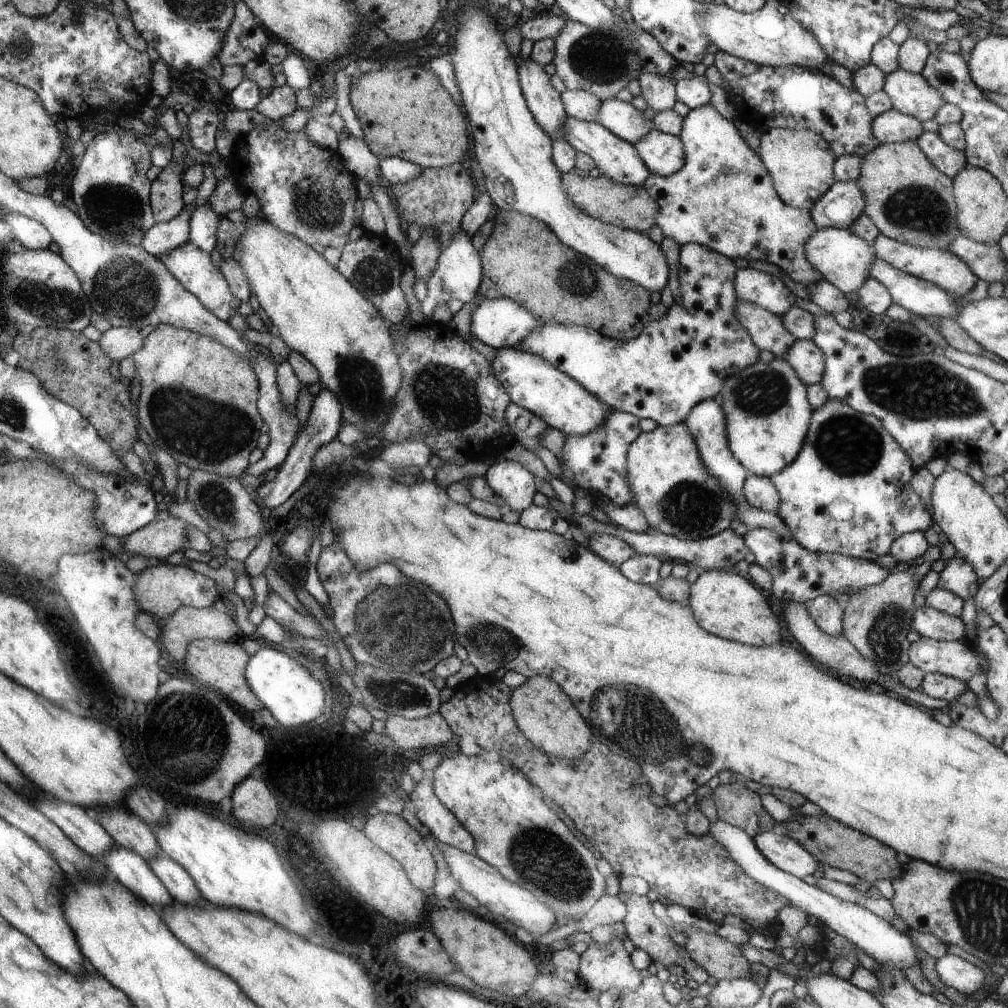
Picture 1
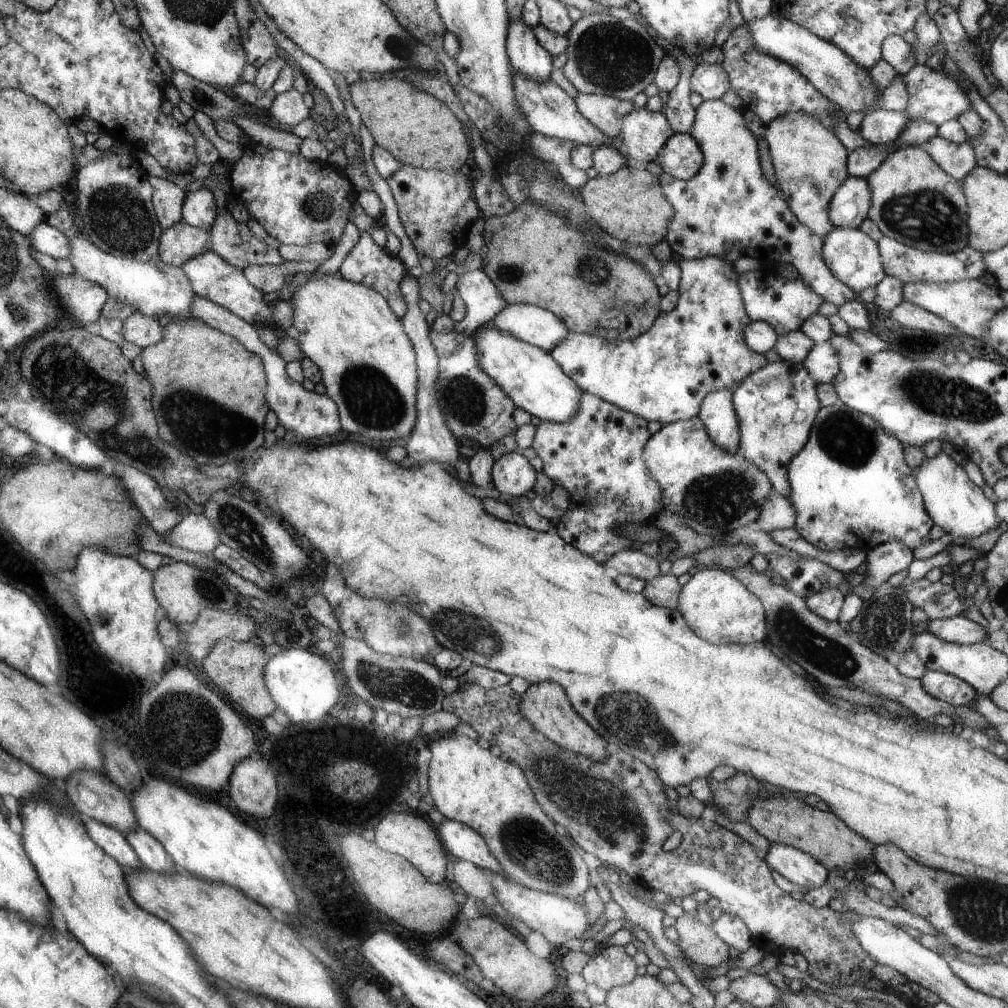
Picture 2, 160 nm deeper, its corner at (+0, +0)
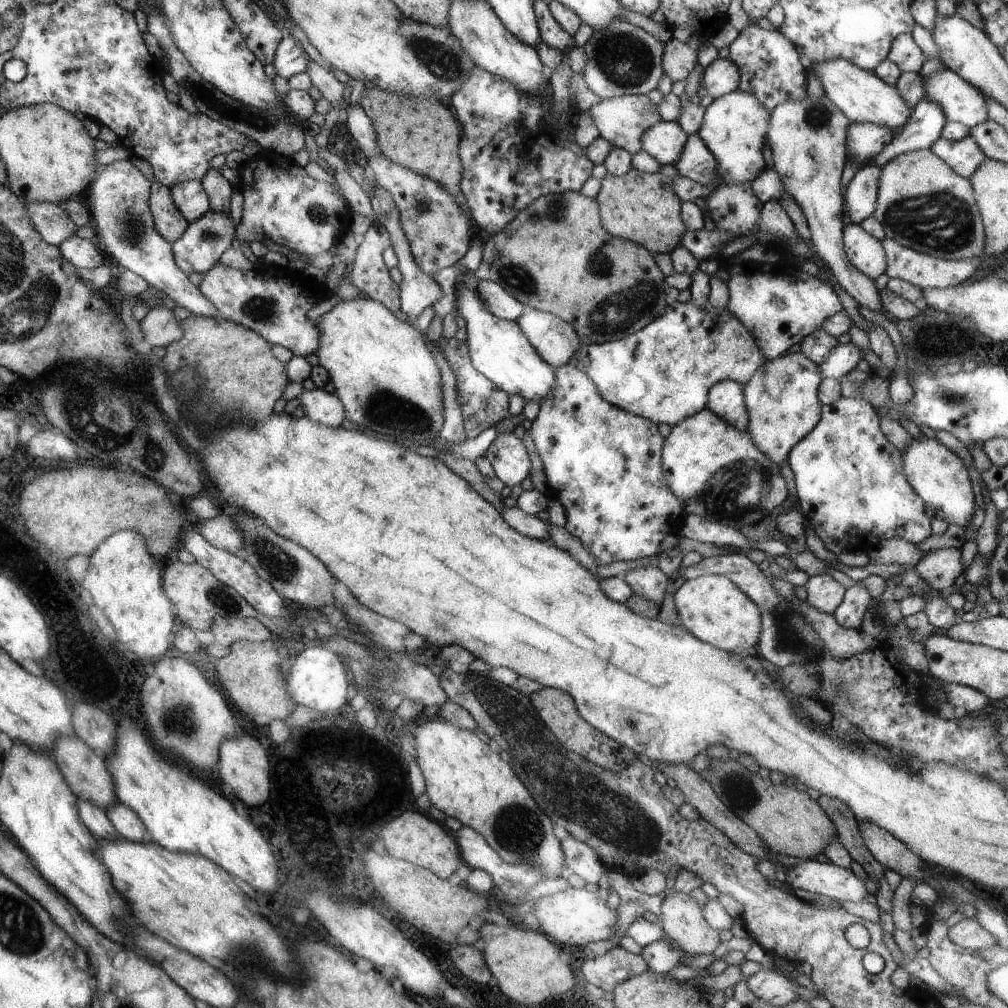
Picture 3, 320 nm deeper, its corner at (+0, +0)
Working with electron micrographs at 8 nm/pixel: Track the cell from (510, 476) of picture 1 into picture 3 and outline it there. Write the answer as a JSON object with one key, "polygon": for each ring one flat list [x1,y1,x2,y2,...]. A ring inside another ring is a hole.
{"polygon":[[498,433,484,456,490,461,496,476,510,488,521,484,530,474,530,456,522,439,514,433]]}

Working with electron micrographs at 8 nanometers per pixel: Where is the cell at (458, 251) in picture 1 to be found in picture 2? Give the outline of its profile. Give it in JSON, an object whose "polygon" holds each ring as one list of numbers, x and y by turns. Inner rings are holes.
{"polygon":[[482,268,459,276,455,288,467,306,467,313,462,321,454,322,454,330,460,334,464,334,464,336,473,336,479,327,482,327,485,323,492,322,493,318,507,307,507,300]]}

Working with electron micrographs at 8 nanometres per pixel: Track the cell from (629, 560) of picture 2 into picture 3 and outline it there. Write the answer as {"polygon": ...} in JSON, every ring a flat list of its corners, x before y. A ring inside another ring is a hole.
{"polygon":[[660,567,634,568,624,574,623,579,630,586,634,595,657,605,664,602,670,577]]}

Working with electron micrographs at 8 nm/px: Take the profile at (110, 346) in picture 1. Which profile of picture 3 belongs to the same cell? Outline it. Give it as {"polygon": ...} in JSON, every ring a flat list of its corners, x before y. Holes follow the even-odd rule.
{"polygon":[[164,305,152,307,147,316,139,322,144,338,150,346,167,346,180,340,184,334,181,321,174,311]]}

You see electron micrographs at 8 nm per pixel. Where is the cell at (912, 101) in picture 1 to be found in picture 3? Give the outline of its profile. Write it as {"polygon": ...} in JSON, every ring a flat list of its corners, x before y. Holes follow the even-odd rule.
{"polygon":[[946,69,930,77,923,77,925,97,938,101,948,121,956,121,968,128,988,120,986,96,967,80]]}

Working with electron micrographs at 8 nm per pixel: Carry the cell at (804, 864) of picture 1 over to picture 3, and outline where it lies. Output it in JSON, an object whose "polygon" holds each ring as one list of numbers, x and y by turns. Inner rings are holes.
{"polygon":[[805,859,798,866,786,868,786,878,785,882,797,891,824,894,838,902,864,902,869,895,857,874,826,861]]}

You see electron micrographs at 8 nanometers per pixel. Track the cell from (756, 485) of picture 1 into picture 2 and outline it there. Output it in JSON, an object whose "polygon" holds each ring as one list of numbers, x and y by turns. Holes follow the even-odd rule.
{"polygon":[[776,491,761,504,760,516,750,525,755,531,794,529,796,513,792,503]]}

